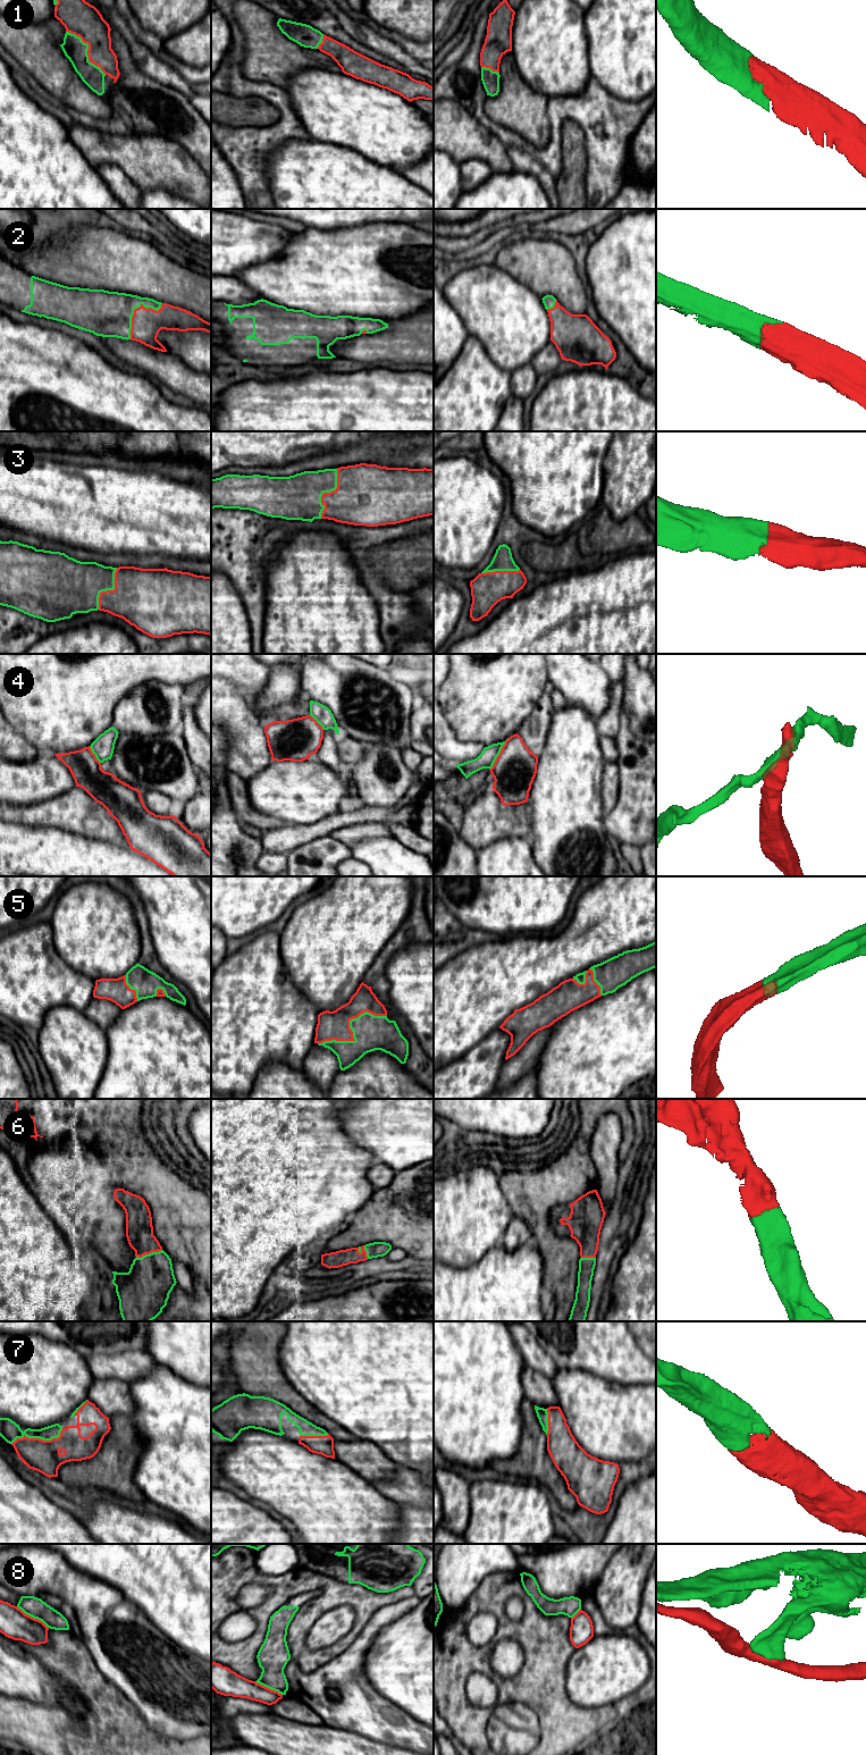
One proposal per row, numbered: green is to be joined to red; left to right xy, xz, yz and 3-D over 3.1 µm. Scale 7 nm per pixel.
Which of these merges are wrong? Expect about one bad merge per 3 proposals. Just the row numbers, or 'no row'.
4, 8

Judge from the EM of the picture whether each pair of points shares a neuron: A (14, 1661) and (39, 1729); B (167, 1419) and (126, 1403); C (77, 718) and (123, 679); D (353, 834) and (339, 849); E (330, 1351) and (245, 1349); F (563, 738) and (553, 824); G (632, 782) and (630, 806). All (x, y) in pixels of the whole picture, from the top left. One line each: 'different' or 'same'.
A: different
B: different
C: same
D: different
E: different
F: same
G: same

